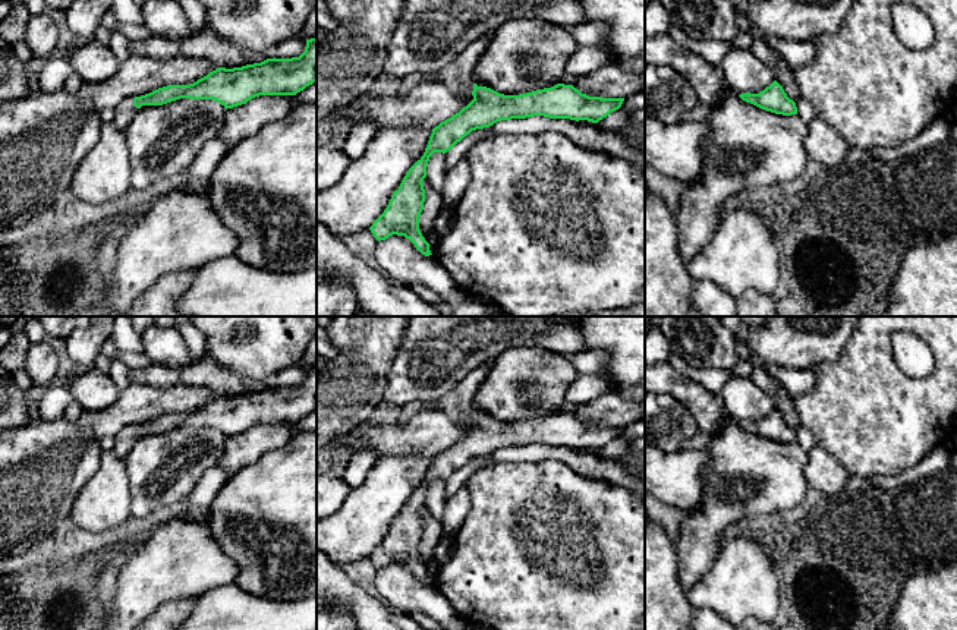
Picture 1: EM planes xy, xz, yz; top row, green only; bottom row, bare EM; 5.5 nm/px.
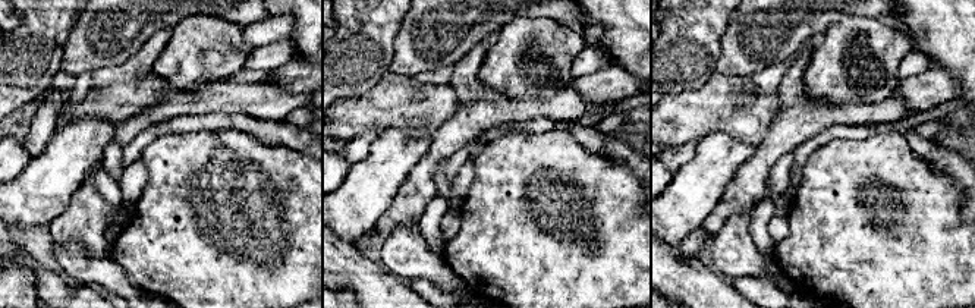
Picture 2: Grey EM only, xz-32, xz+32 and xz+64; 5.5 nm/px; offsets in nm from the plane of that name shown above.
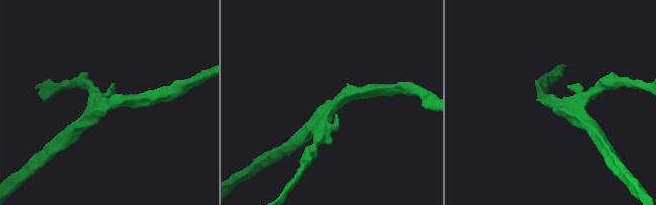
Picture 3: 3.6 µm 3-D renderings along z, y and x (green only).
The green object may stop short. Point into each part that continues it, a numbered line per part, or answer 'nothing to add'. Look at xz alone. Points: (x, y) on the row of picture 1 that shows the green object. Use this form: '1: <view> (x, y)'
1: xz (459, 75)

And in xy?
1: xy (125, 112)

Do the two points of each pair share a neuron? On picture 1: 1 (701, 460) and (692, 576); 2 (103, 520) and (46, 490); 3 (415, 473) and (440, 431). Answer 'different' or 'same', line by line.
1: different
2: different
3: different

